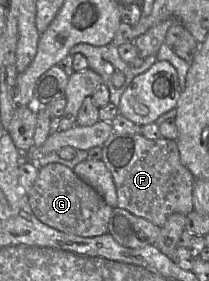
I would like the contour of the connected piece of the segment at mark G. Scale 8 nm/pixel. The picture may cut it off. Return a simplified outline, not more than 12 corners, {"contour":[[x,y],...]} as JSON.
{"contour":[[69,167],[39,168],[28,192],[45,225],[108,232],[113,207]]}

